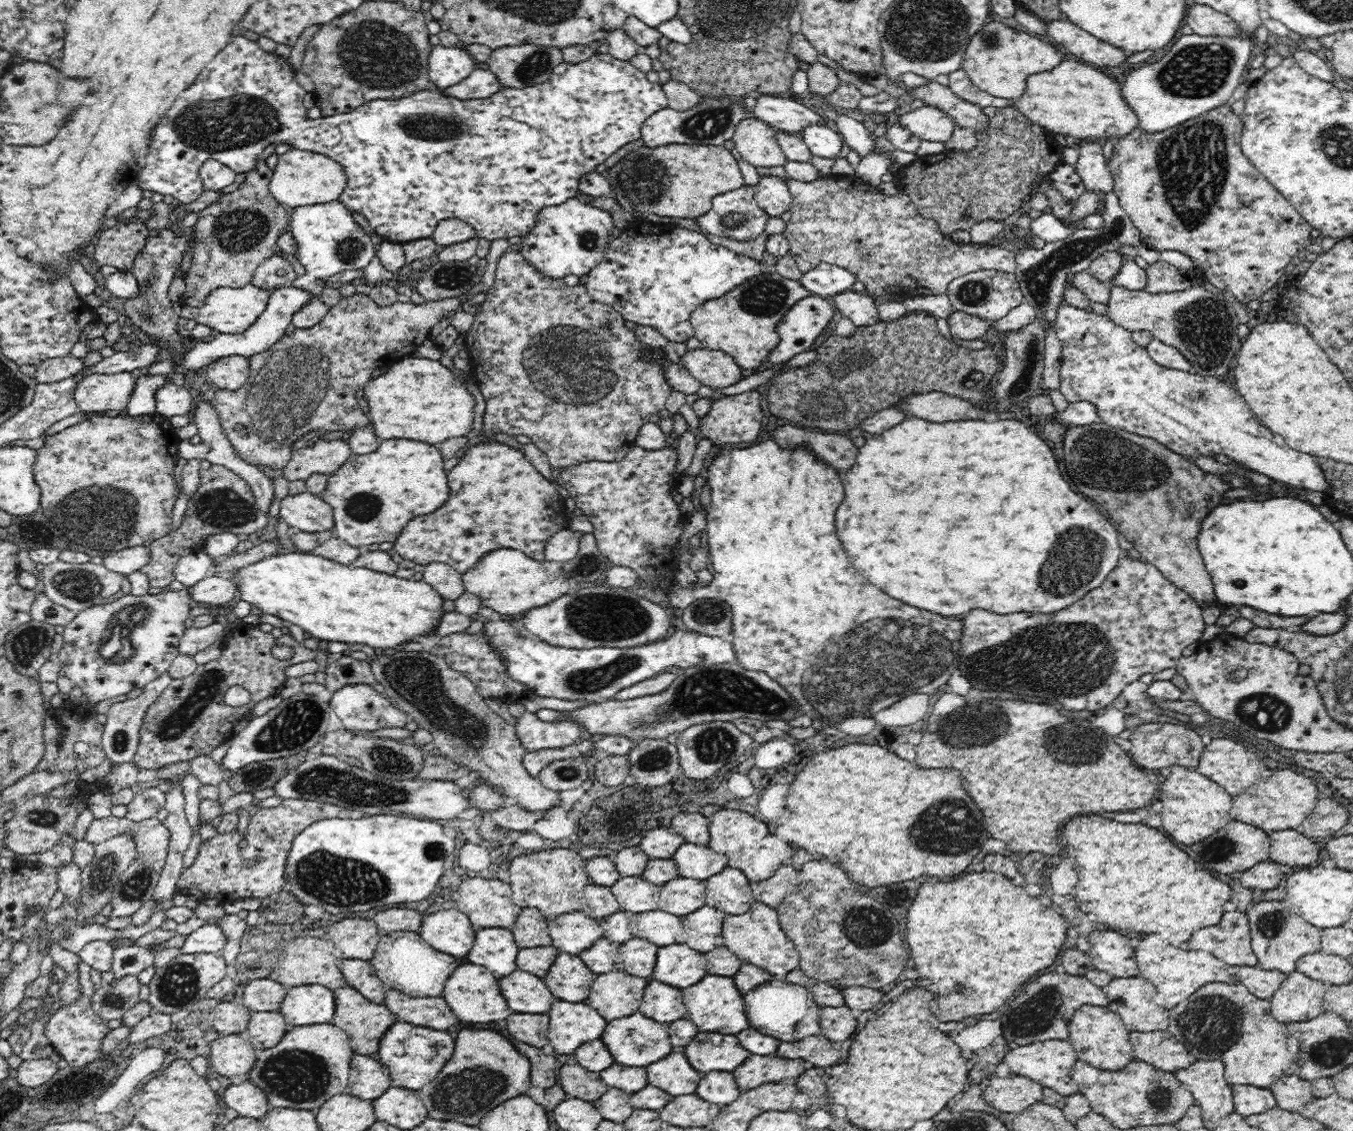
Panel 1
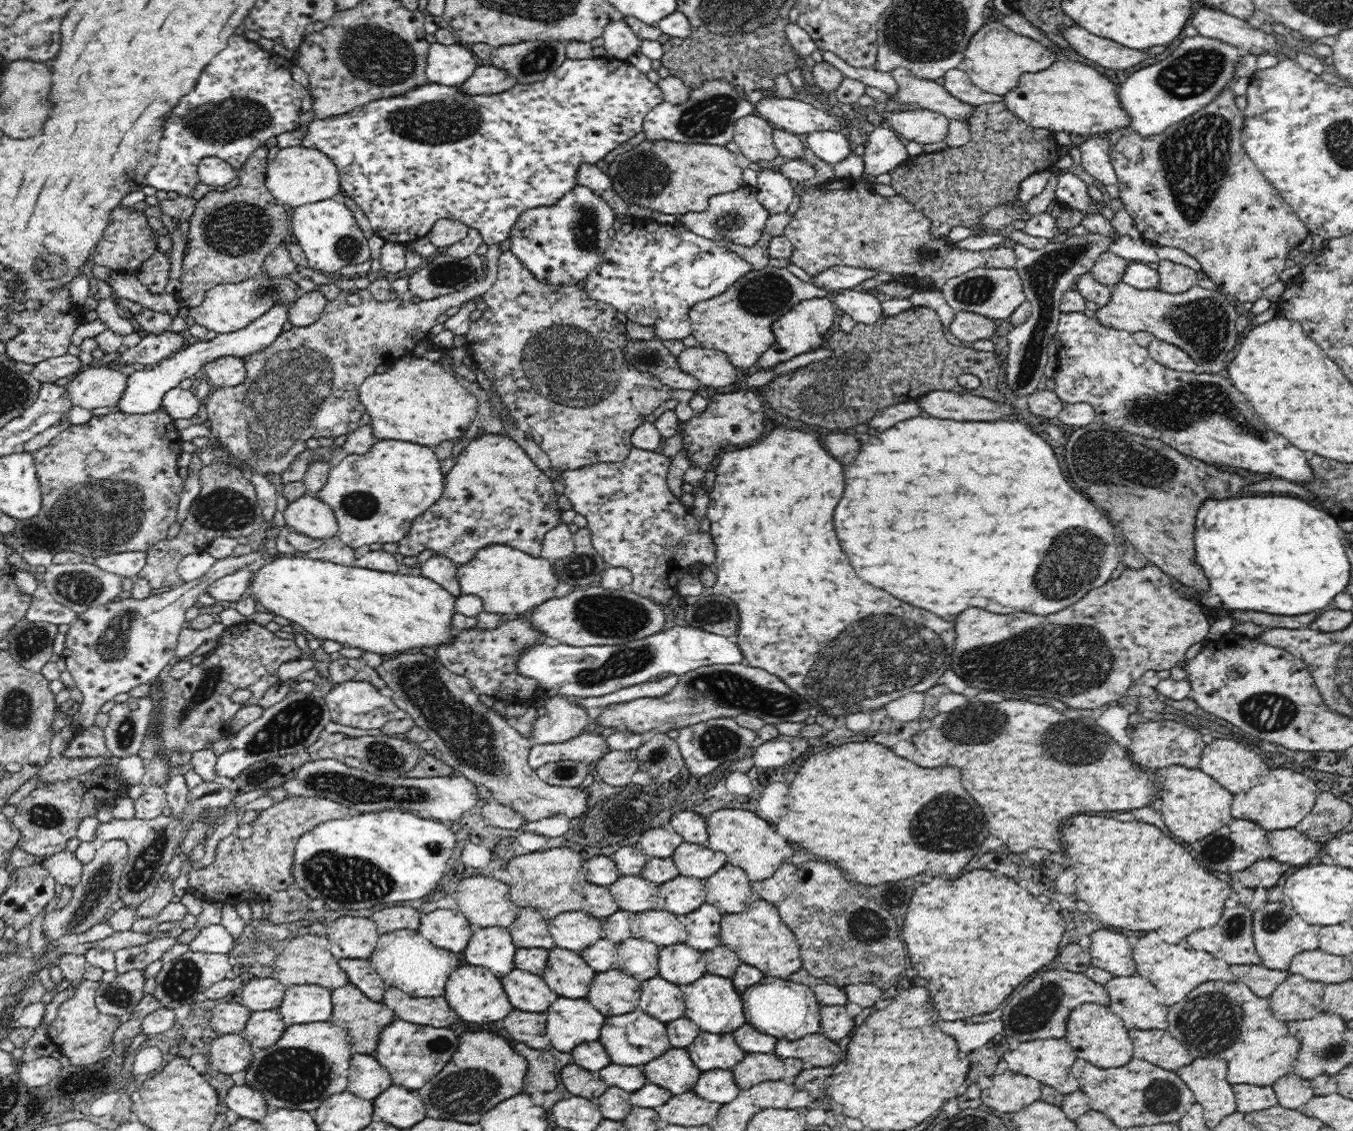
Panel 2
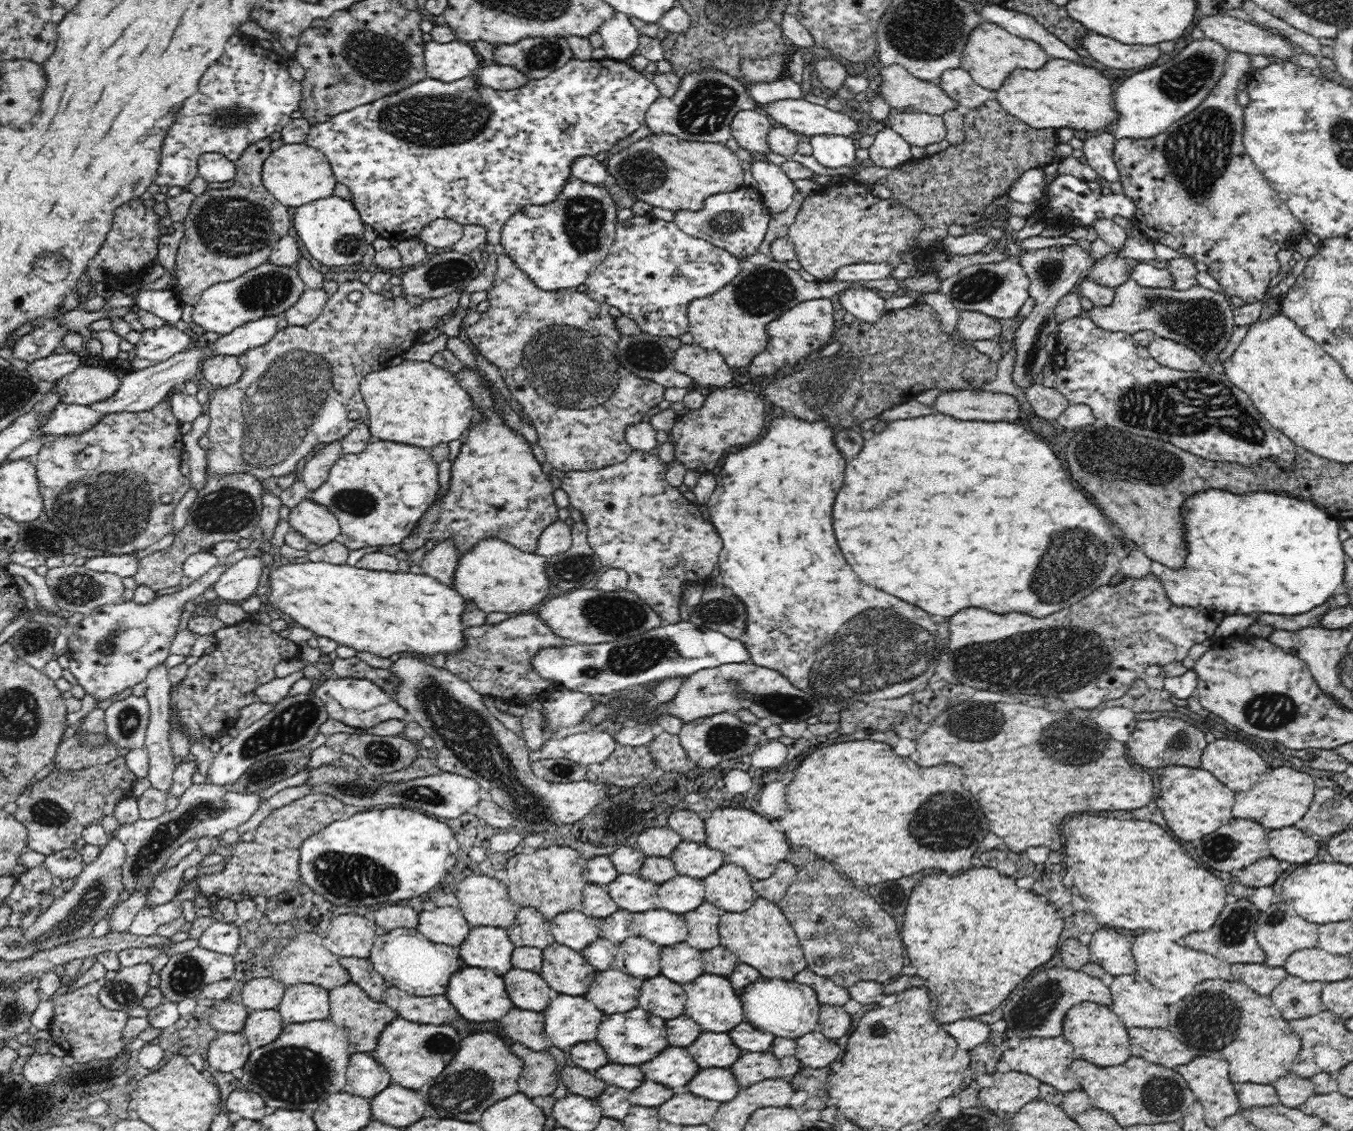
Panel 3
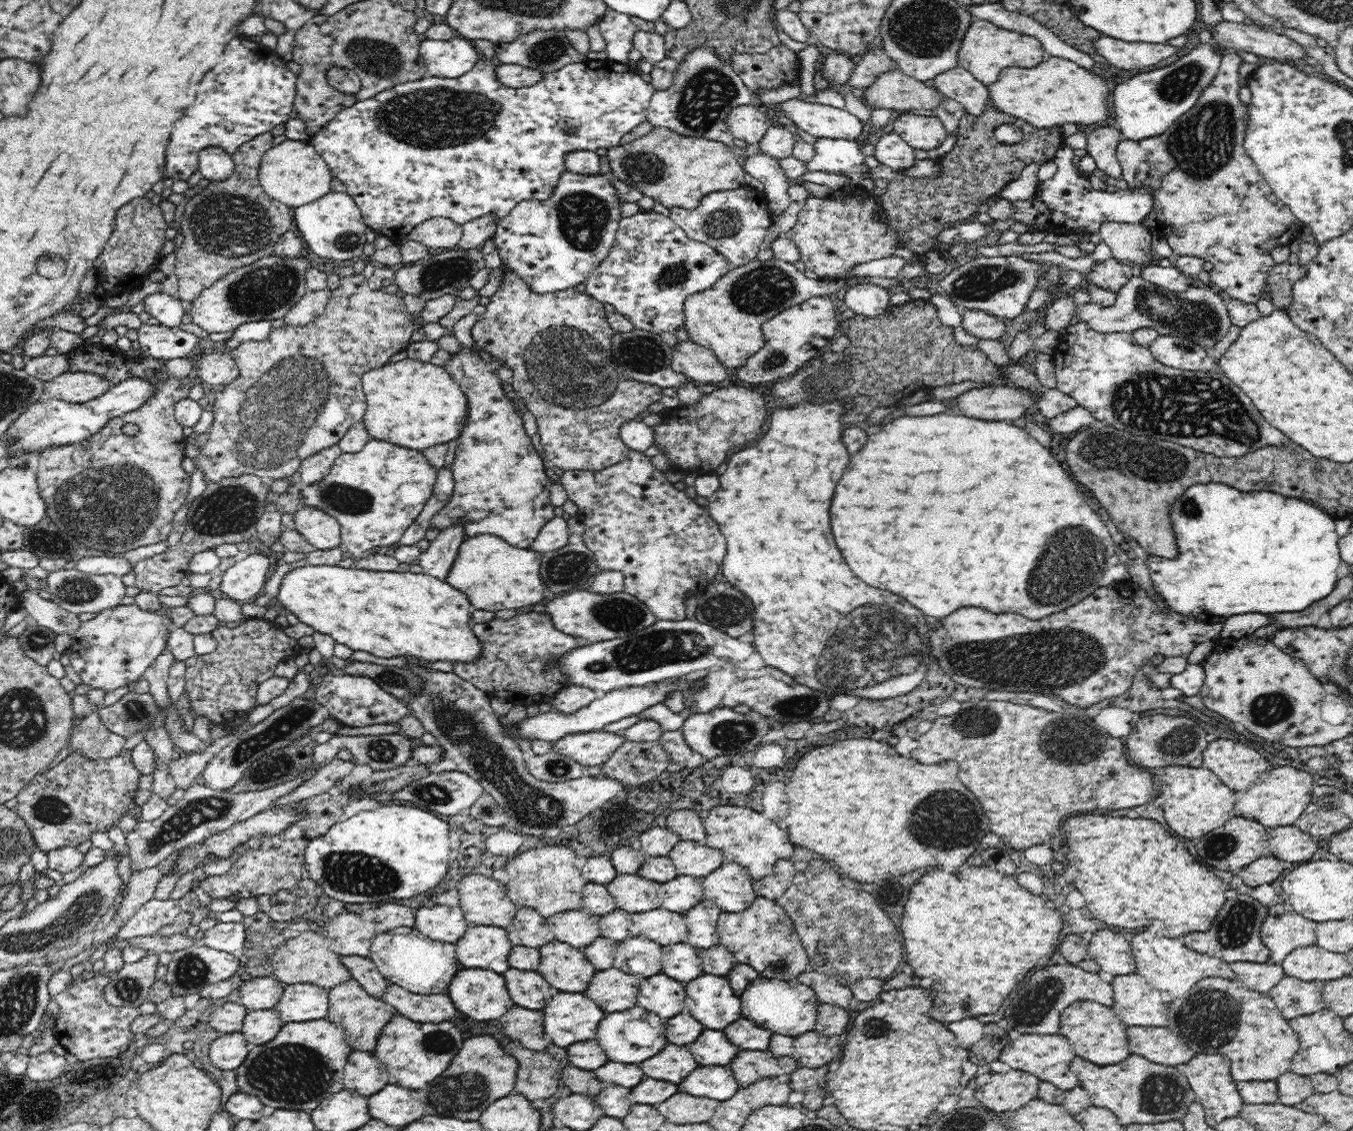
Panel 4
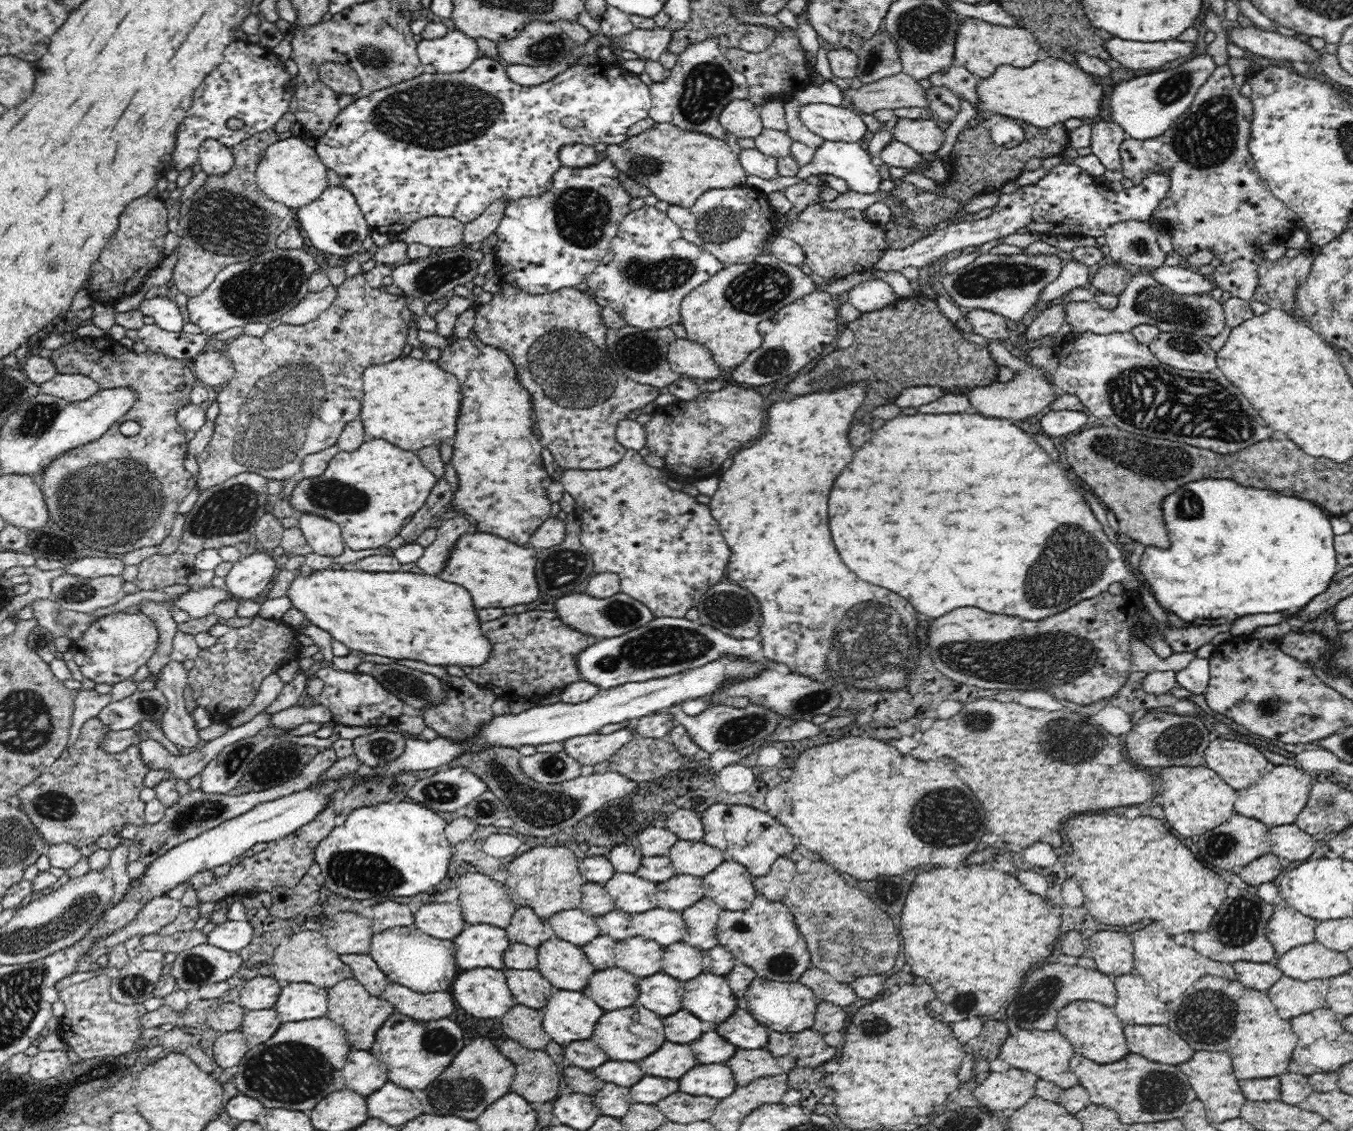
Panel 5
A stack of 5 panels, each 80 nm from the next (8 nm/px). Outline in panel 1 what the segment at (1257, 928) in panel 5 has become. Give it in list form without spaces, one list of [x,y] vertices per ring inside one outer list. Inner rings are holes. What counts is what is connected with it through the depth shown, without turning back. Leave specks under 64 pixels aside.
[[[1226,912],[1218,926],[1194,932],[1187,942],[1188,950],[1206,950],[1230,967],[1257,964],[1251,947],[1249,921],[1243,912]]]

